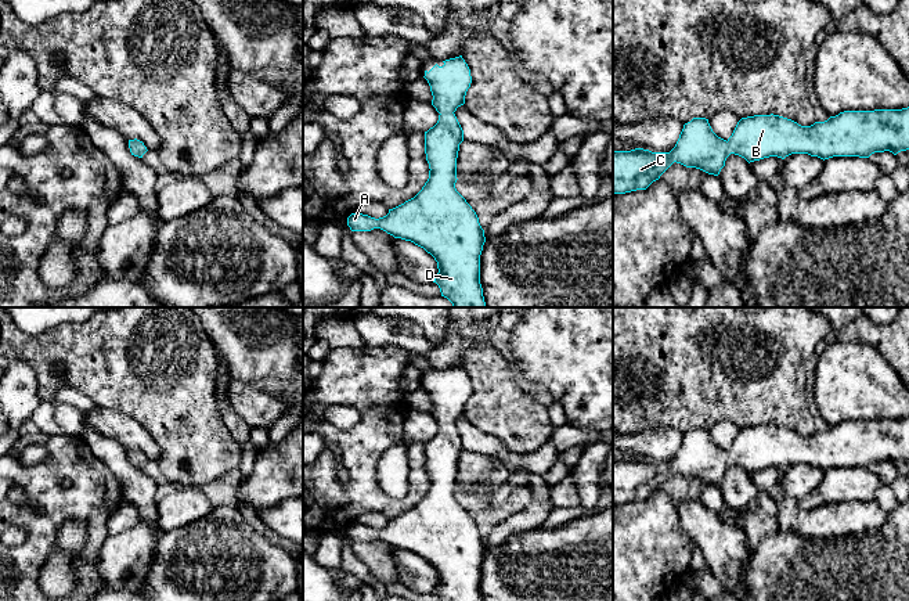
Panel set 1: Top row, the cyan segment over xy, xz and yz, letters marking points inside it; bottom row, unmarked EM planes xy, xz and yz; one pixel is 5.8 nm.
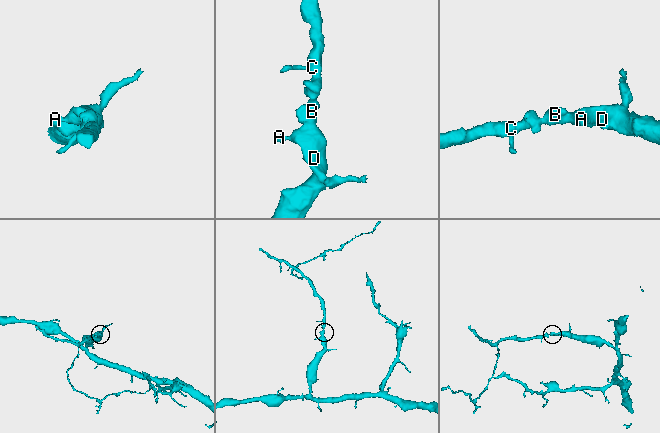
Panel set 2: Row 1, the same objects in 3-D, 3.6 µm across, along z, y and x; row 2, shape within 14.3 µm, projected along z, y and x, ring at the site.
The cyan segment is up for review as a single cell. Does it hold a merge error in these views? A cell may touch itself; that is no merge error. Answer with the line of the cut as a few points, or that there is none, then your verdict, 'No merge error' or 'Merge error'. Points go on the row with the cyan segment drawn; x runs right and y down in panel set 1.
No split. No merge error

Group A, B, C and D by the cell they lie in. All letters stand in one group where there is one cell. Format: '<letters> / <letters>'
A B C D

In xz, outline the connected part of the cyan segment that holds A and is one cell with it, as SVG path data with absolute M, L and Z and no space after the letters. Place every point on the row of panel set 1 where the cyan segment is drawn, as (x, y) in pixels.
M462 55L443 61L444 65L437 64L428 72L425 71L425 79L430 86L433 96L432 105L440 114L437 123L425 132L425 154L429 163L429 179L422 190L404 204L389 209L389 213L383 217L375 219L362 213L351 213L347 217L347 226L351 231L371 231L380 228L394 238L411 241L415 245L423 248L437 262L439 273L433 282L440 288L441 296L447 298L452 307L487 307L483 296L483 288L480 284L480 255L486 242L484 230L479 223L479 217L466 199L457 191L457 158L459 144L463 141L463 130L455 116L458 107L465 104L465 96L472 83L470 69Z

